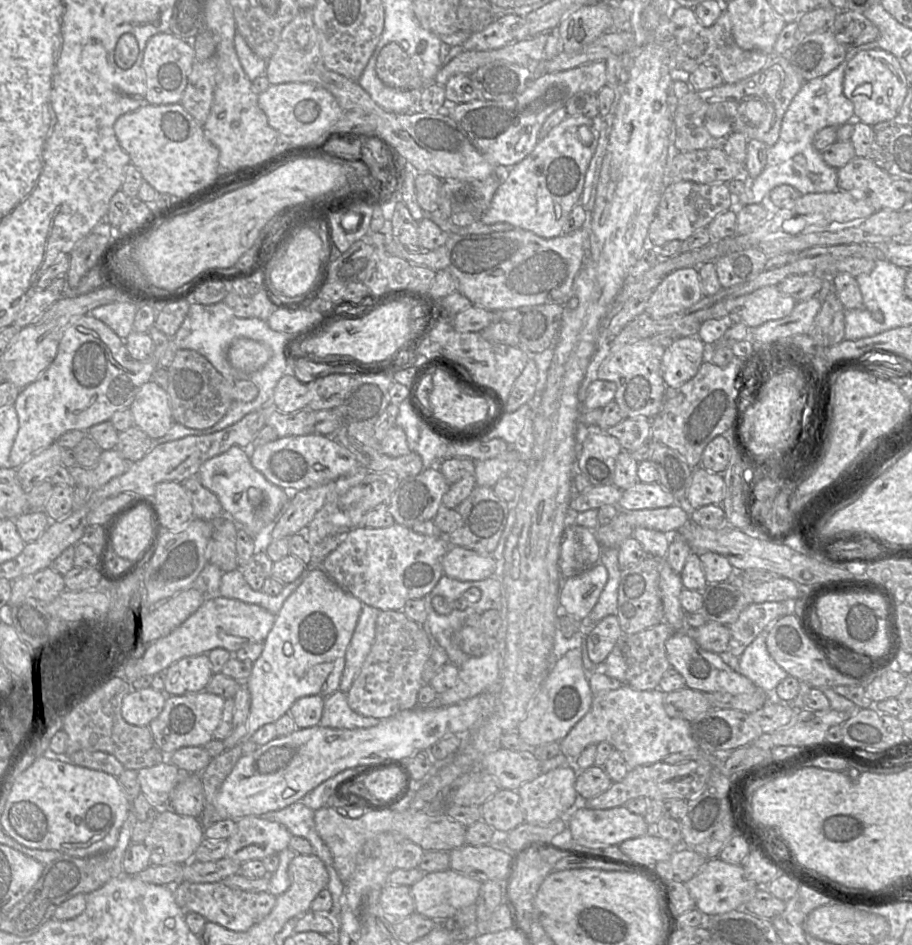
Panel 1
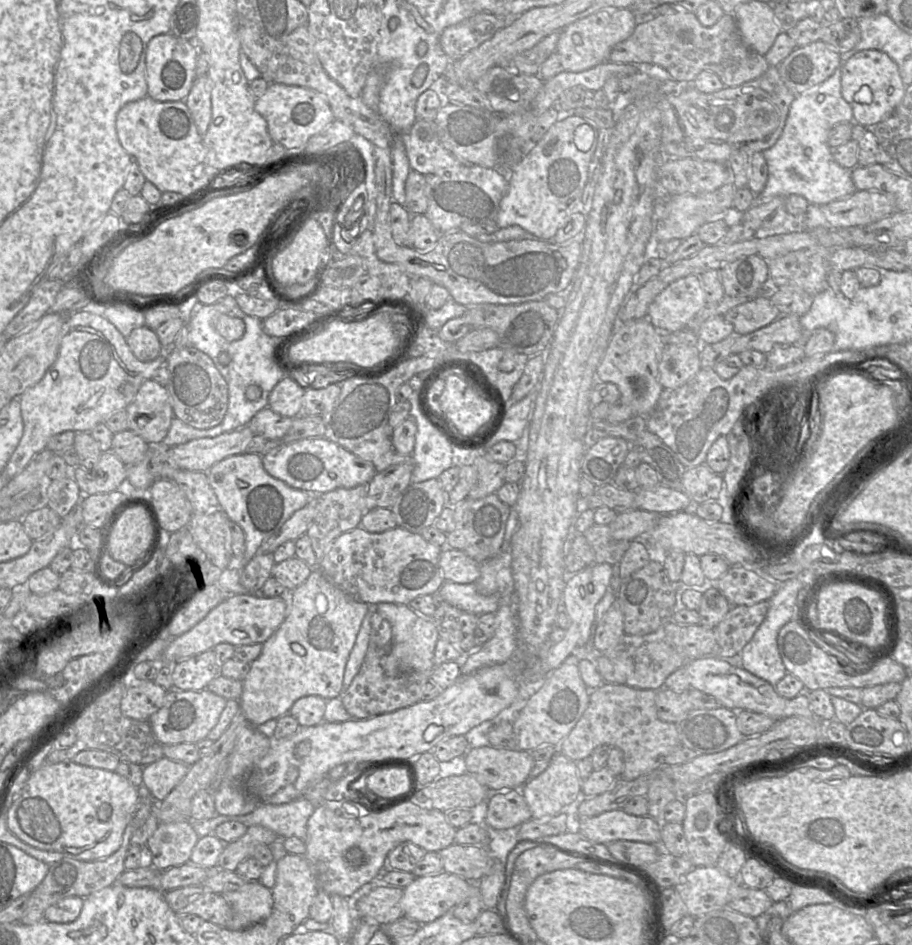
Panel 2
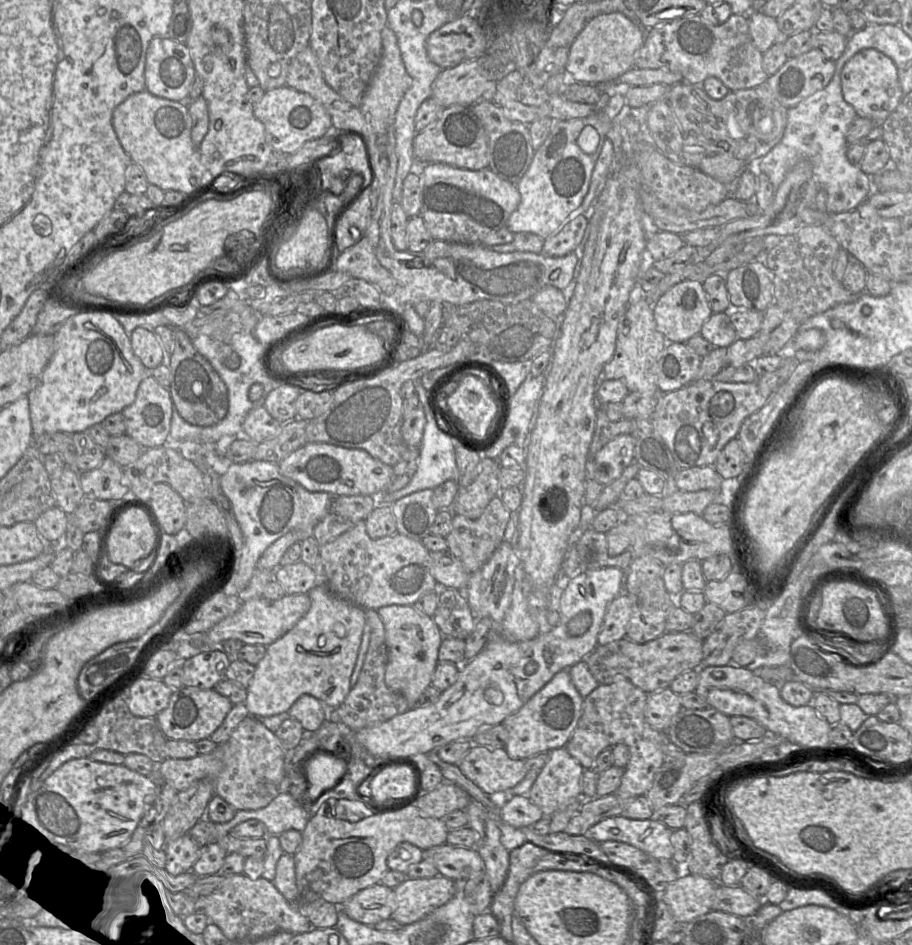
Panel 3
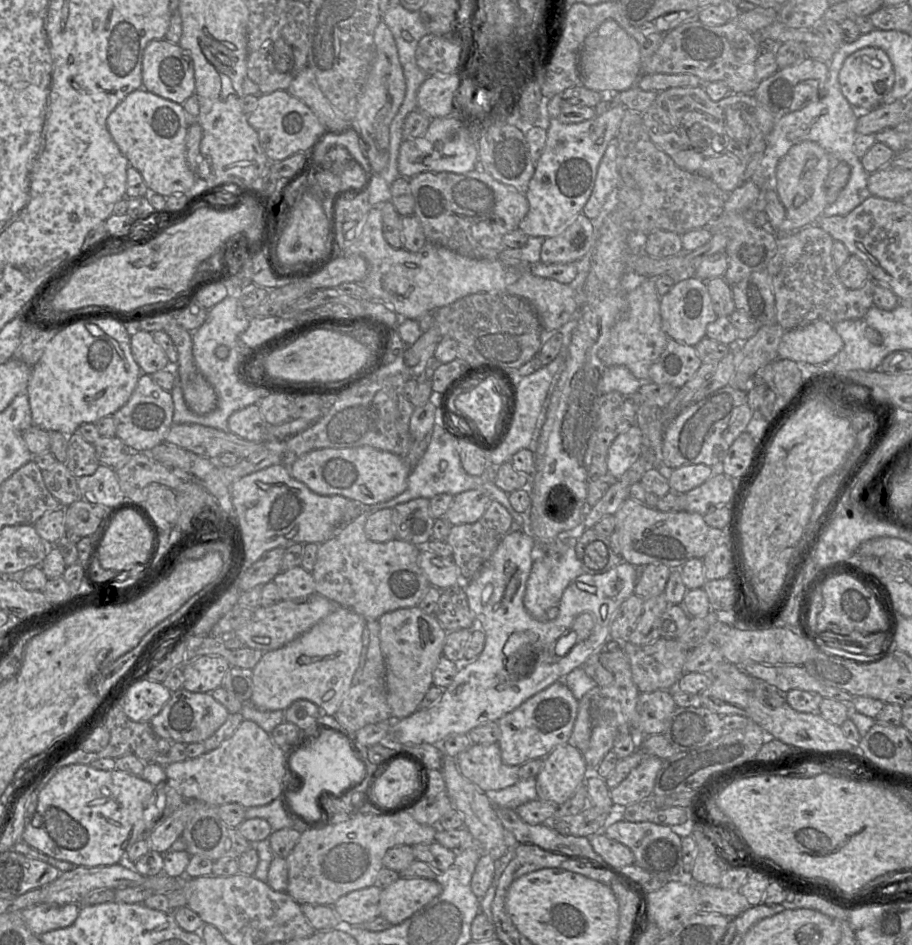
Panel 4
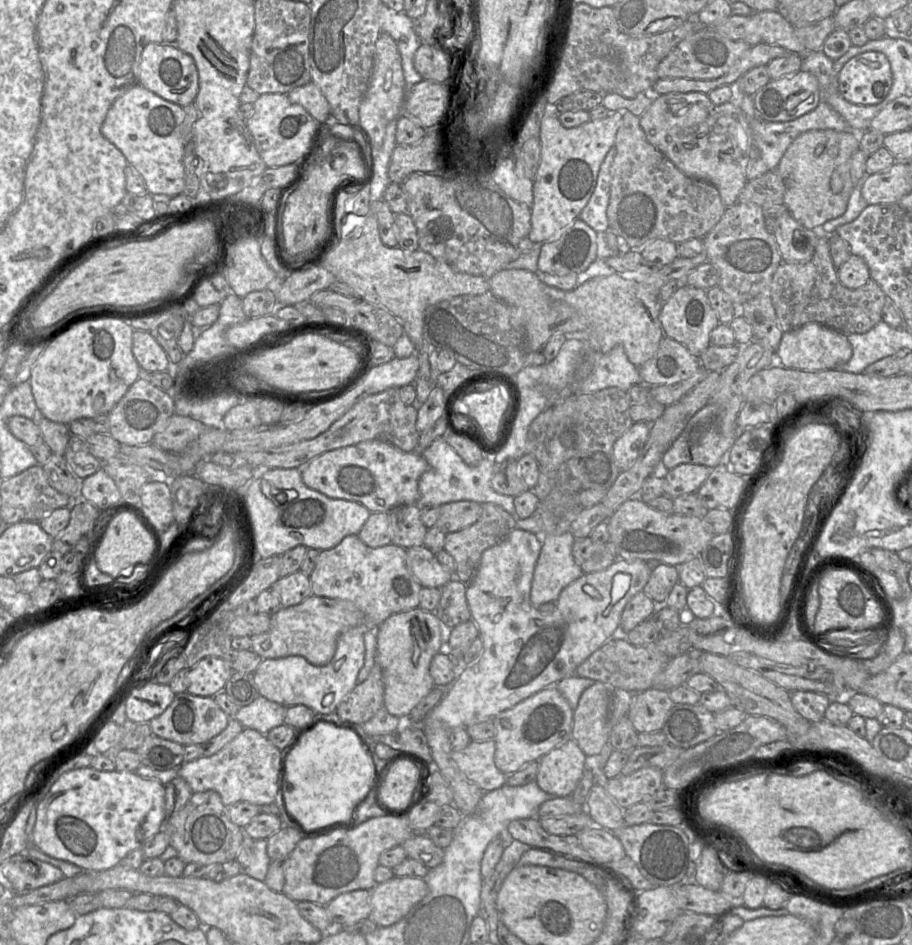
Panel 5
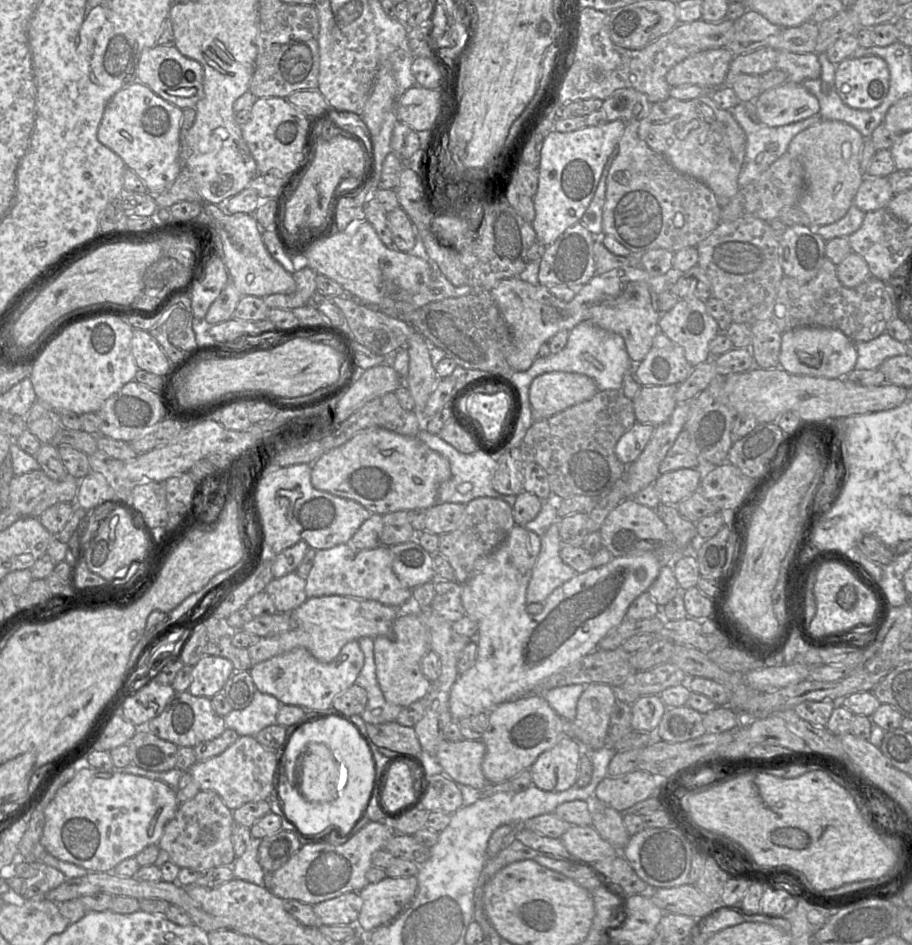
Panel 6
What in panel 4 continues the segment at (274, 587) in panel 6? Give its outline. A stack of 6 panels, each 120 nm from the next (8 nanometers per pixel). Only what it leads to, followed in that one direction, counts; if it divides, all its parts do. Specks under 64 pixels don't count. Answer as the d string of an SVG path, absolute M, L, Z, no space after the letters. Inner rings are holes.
M301 565L287 571L280 571L273 581L280 590L282 600L292 600L315 593L312 573Z

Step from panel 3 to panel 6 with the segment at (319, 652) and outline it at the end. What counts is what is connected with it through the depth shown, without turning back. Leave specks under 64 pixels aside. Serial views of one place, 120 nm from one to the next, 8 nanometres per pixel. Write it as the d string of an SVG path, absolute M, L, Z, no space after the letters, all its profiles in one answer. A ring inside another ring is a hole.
M351 641L330 663L318 661L306 648L296 648L253 665L249 672L258 691L273 695L281 704L300 706L309 716L313 711L332 710L334 698L355 684L364 662L358 641ZM275 668L283 671L278 678L272 677Z

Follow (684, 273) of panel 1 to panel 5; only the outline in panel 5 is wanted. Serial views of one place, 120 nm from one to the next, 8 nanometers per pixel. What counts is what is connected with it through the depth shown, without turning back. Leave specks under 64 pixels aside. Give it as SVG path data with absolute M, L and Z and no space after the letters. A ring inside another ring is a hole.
M681 283L669 300L663 303L659 314L664 337L682 344L690 354L696 357L700 357L710 346L710 333L719 324L717 315L709 304L706 291Z

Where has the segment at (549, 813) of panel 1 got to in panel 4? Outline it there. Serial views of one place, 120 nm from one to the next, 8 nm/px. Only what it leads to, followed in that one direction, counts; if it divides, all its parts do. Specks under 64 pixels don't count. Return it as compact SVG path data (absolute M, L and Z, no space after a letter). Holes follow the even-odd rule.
M569 743L558 745L543 759L543 766L535 777L537 798L560 806L573 796L581 784L585 783L588 775L589 768L583 754Z

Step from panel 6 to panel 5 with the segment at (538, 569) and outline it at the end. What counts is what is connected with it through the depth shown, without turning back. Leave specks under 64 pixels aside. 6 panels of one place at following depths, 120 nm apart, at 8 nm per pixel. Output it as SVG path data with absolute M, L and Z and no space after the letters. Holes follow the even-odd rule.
M569 531L542 535L530 591L530 602L535 608L556 602L560 592L583 574L572 555L575 540Z

